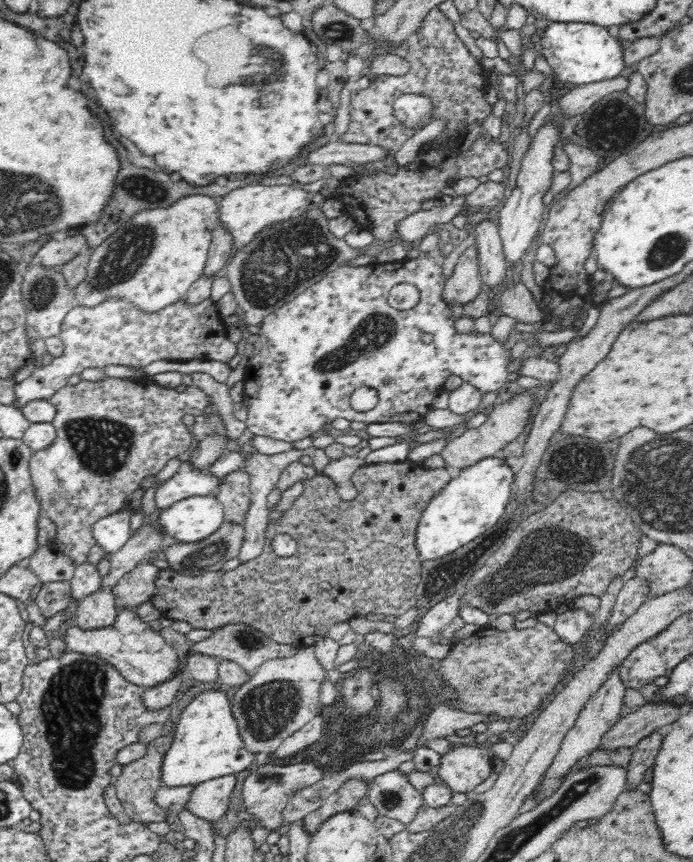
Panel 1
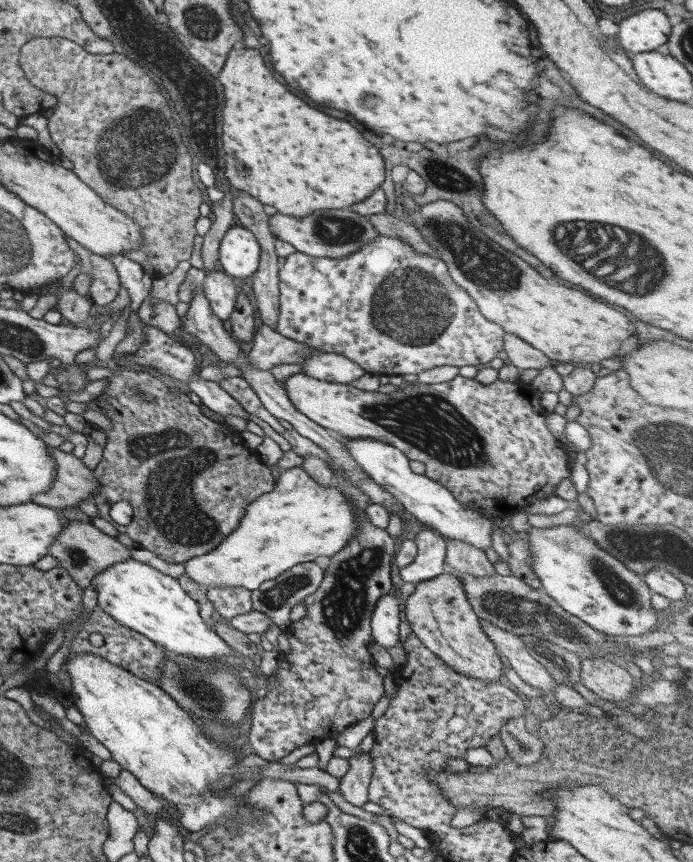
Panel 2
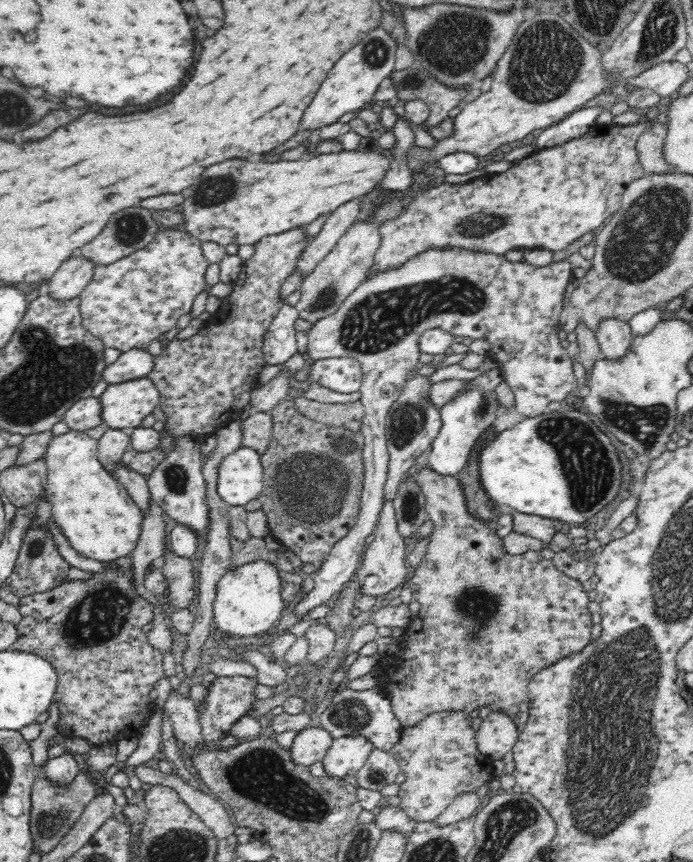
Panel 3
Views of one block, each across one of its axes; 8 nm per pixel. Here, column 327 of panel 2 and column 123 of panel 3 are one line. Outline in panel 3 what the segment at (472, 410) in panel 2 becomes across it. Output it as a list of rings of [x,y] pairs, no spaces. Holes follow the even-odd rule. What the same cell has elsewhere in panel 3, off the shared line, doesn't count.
[[[144,377],[108,385],[99,399],[102,405],[103,425],[105,427],[130,431],[134,427],[140,427],[142,419],[159,406],[160,391],[156,389],[152,379]]]

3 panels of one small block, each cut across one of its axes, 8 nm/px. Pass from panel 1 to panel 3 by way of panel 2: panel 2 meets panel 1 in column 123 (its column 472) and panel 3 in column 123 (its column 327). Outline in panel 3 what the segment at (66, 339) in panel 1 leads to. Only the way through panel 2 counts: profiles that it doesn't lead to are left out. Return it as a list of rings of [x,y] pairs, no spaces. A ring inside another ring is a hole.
[[[164,230],[158,232],[142,250],[112,264],[96,265],[92,280],[79,294],[84,328],[100,338],[106,347],[116,348],[122,353],[131,348],[146,349],[152,340],[172,330],[182,314],[190,313],[196,296],[208,286],[204,273],[209,263],[202,253],[201,244],[186,231]]]

